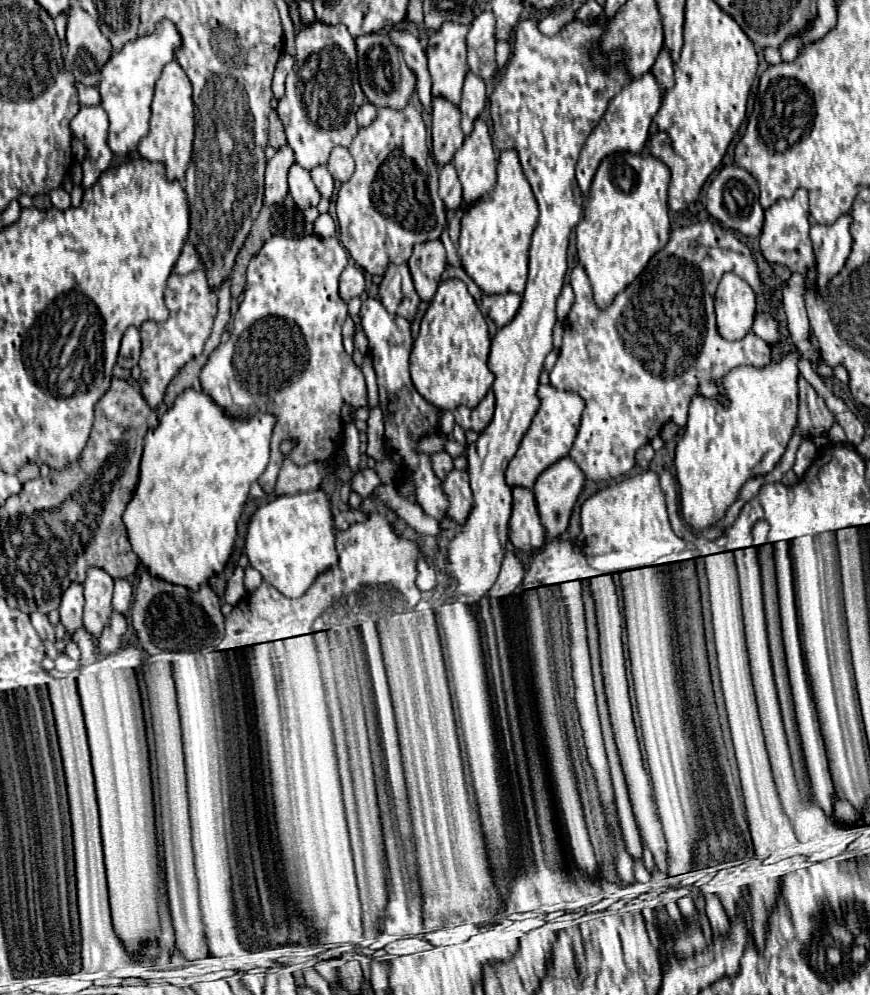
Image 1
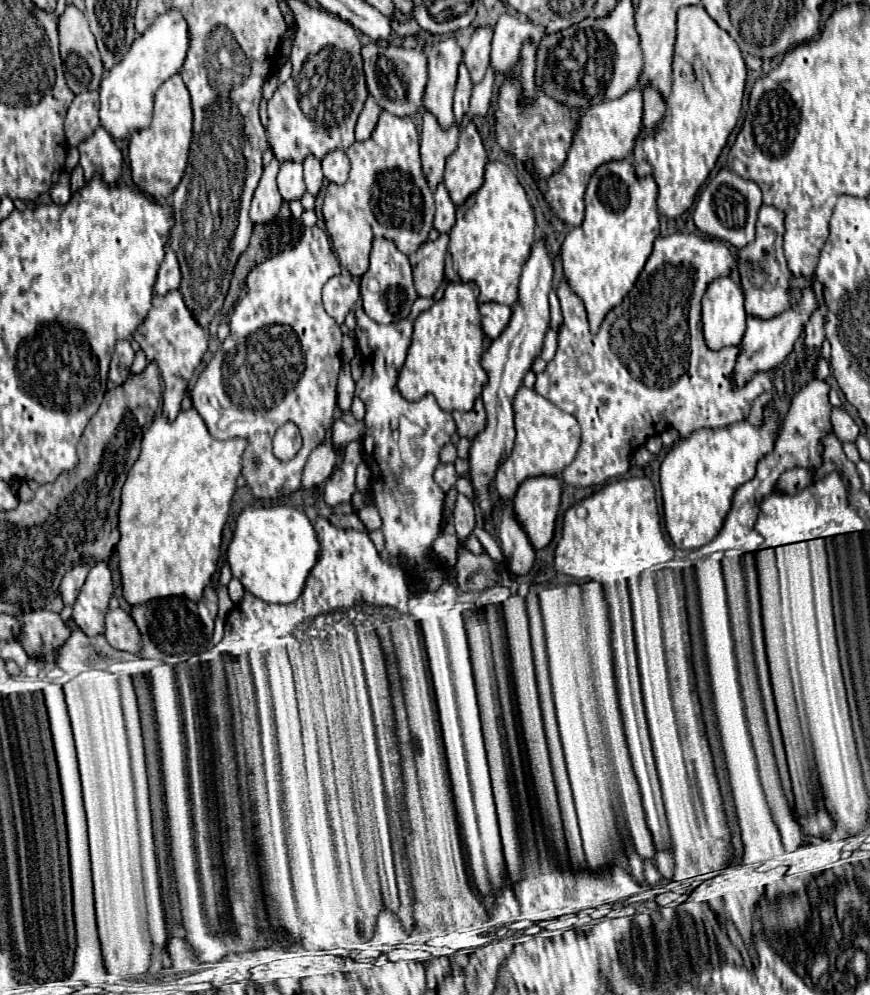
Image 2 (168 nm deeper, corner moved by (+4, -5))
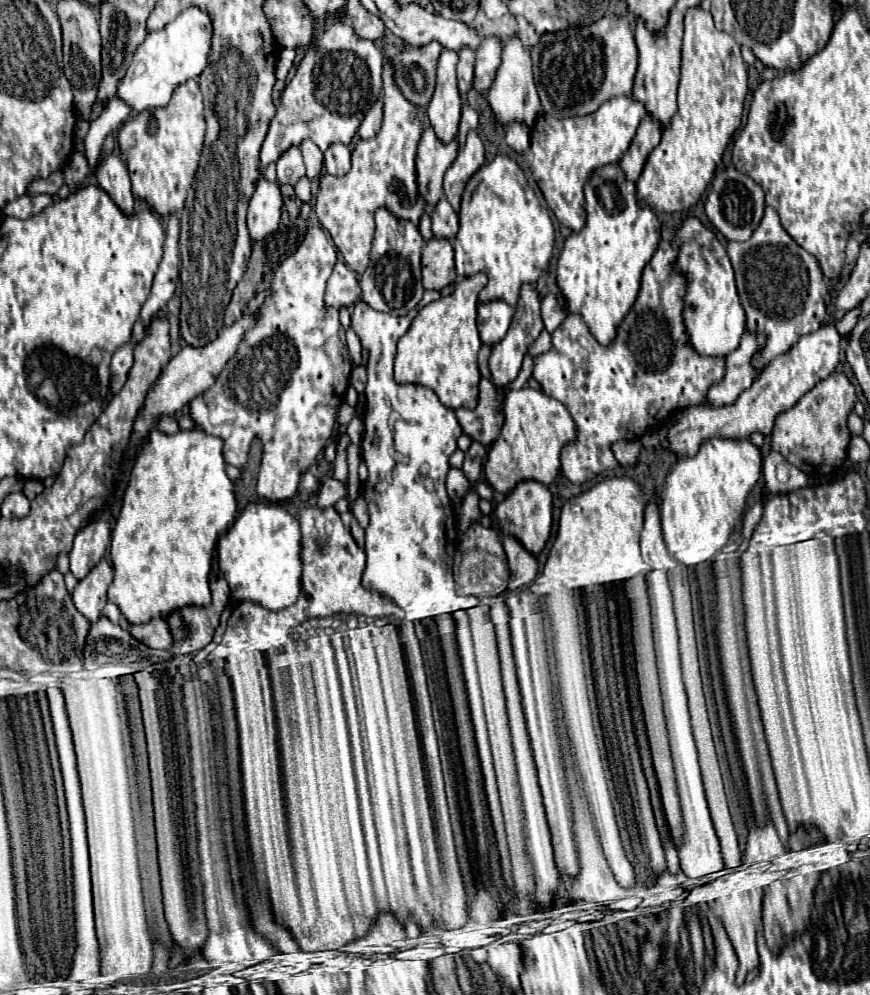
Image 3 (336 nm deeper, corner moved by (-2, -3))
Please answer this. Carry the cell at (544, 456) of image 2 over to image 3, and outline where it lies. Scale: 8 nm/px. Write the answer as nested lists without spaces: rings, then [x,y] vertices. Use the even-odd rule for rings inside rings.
[[[522,387],[504,395],[504,415],[504,427],[492,443],[484,465],[488,483],[498,493],[508,493],[516,483],[526,479],[550,485],[560,473],[560,449],[576,437],[576,427],[568,409],[542,391]]]

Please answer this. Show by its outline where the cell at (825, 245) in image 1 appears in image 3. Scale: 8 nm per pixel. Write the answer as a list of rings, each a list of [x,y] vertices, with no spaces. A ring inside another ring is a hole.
[[[744,333],[742,341],[736,351],[732,351],[726,357],[726,375],[722,377],[722,383],[714,383],[710,387],[710,407],[722,407],[730,405],[738,399],[738,395],[752,385],[752,381],[758,377],[758,371],[750,365],[752,355],[758,347],[764,345],[764,337],[760,333]]]

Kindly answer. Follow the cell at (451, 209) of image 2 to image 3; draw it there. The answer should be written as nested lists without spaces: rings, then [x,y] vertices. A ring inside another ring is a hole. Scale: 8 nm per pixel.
[[[442,197],[432,211],[432,233],[436,239],[454,239],[458,233],[458,215],[450,207],[450,203]]]

